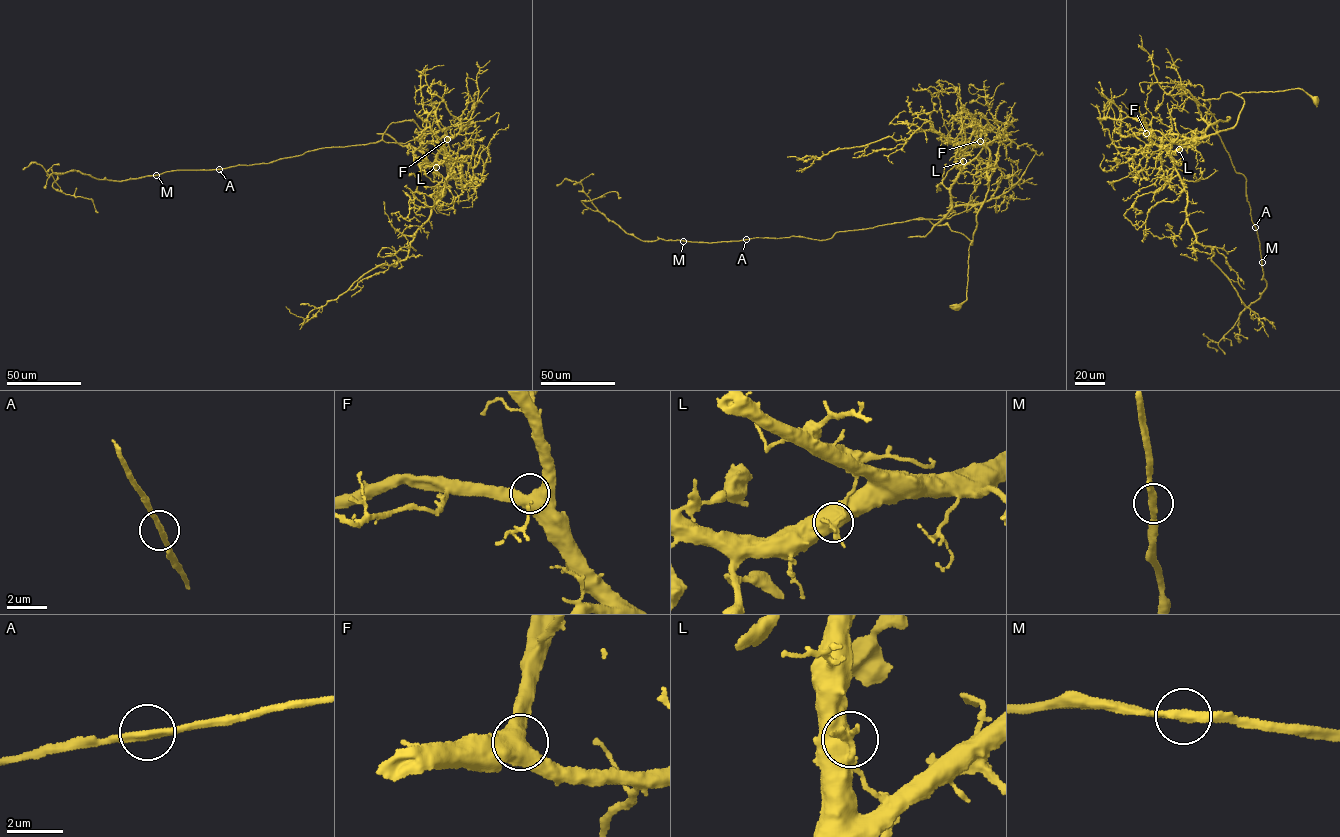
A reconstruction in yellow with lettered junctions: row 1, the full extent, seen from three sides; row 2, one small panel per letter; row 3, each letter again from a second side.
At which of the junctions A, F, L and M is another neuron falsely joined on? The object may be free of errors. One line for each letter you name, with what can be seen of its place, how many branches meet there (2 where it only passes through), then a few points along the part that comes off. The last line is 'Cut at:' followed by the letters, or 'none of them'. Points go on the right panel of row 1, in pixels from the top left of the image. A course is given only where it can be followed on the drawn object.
L: place (1179, 149); branches 2; course (1179, 149), (1198, 140), (1207, 124), (1189, 92), (1167, 94), (1161, 87), (1139, 35)
Cut at: L

